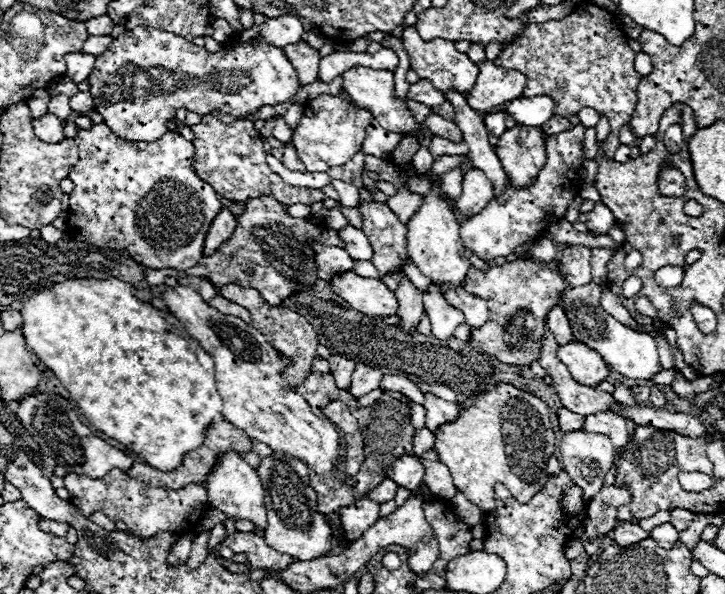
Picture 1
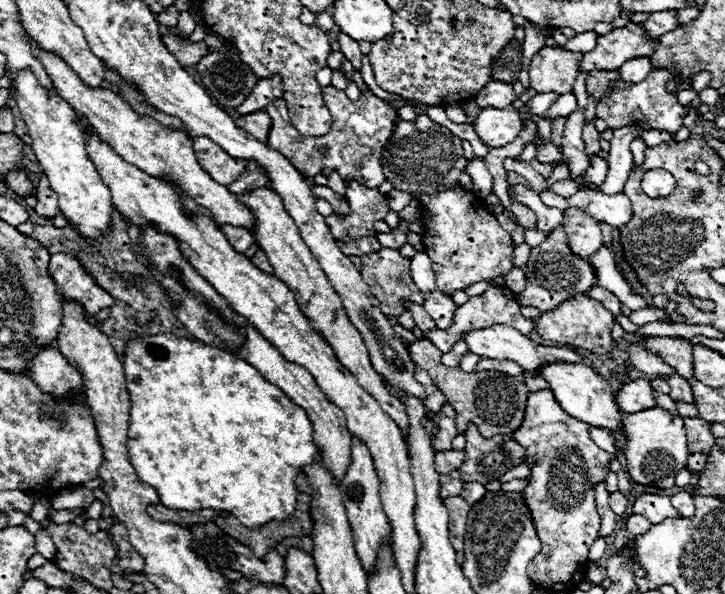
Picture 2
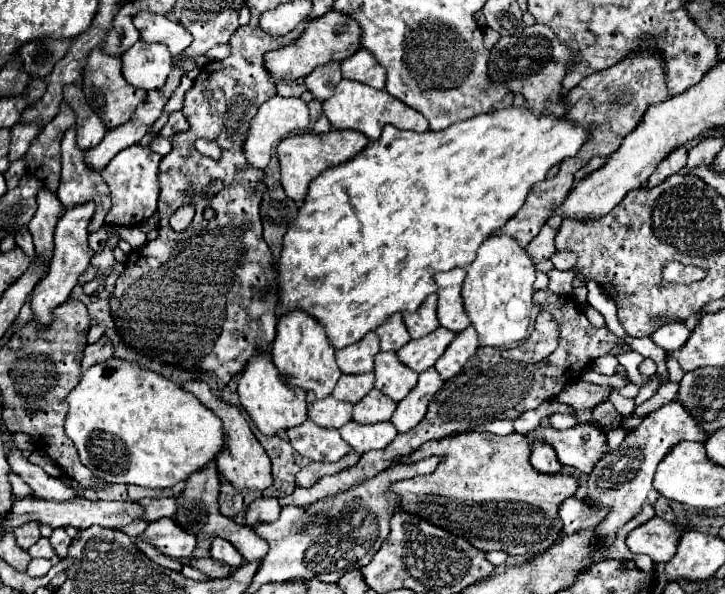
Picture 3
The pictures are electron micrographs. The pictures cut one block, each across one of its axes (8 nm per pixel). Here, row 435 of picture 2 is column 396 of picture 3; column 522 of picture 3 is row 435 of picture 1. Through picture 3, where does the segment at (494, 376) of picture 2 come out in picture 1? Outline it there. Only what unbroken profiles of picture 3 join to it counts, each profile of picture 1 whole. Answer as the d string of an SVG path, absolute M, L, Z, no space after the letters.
M498 384L490 392L470 396L460 406L458 420L436 432L434 448L440 462L448 466L456 490L482 512L492 512L496 508L496 482L502 482L522 504L532 500L538 488L544 488L548 480L546 464L556 452L556 434L548 406L540 398L510 384Z

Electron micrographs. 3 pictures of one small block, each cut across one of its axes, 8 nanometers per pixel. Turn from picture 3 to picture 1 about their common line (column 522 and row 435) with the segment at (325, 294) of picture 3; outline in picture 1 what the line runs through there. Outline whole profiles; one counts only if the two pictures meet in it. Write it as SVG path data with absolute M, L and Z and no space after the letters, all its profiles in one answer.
M72 278L54 284L22 302L22 334L28 350L54 372L94 428L132 448L150 466L172 472L182 464L186 452L204 442L204 428L220 420L222 400L214 378L214 358L188 336L186 328L172 314L140 302L132 290L128 282L116 278Z

